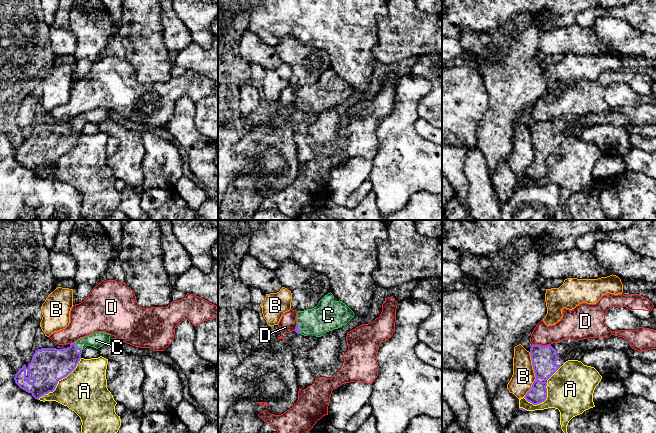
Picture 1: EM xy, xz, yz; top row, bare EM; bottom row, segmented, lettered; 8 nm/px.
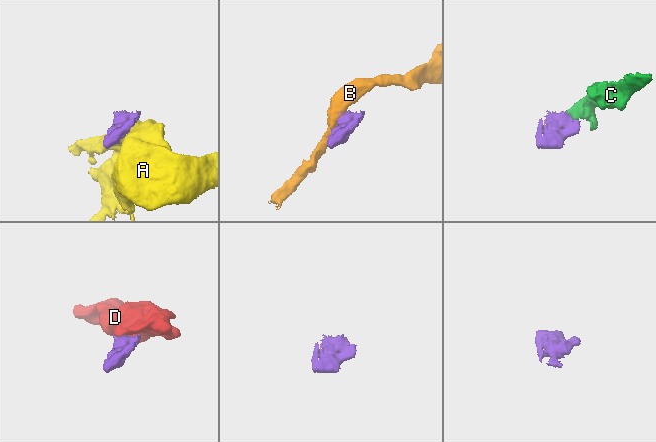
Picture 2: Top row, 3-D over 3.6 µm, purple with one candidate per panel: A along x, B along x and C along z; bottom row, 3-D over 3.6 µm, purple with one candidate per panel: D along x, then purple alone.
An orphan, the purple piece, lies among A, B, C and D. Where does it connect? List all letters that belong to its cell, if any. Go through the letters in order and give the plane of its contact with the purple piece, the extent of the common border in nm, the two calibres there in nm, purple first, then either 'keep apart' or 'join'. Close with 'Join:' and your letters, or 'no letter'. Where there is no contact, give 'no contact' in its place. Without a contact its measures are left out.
A: contact in xy; length 480 nm; calibres 280 and 360 nm; keep apart
B: contact in yz; length 380 nm; calibres 190 and 180 nm; keep apart
C: contact in xy; length 90 nm; calibres 280 and 120 nm; join
D: contact in yz; length 150 nm; calibres 190 and 170 nm; keep apart
Join: C

